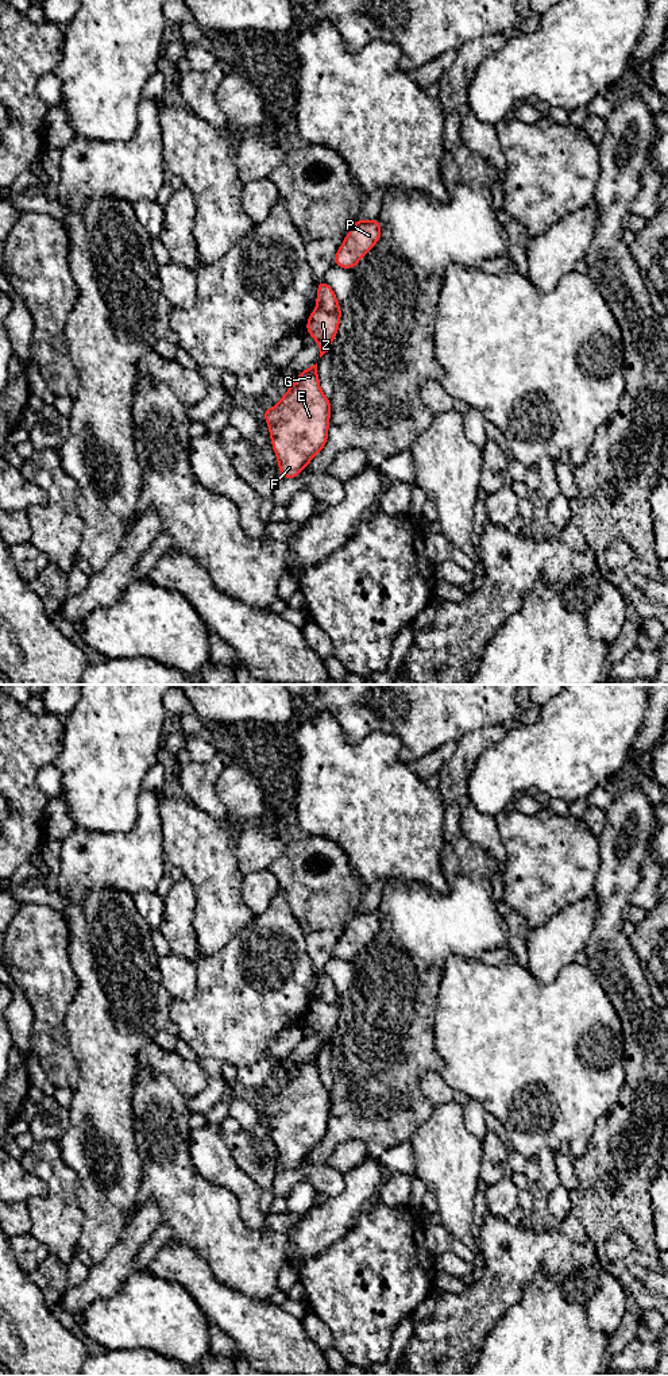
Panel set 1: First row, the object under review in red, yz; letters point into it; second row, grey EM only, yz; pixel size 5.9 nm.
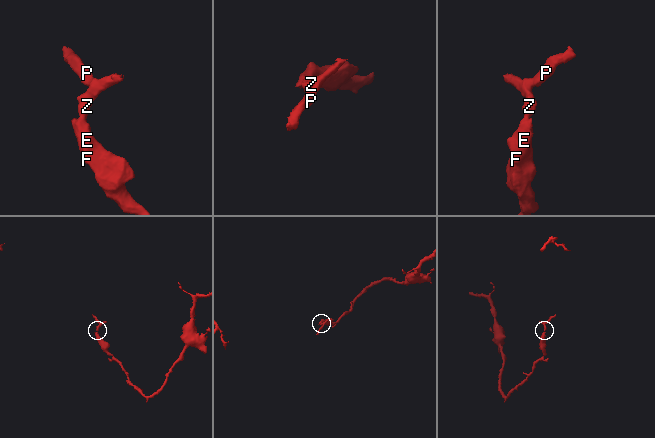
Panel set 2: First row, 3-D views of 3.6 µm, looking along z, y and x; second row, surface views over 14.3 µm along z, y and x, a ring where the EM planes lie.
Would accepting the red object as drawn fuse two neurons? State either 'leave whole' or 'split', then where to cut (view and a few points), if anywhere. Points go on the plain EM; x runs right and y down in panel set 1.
split; cut yz (339, 998), (334, 1002), (317, 999)

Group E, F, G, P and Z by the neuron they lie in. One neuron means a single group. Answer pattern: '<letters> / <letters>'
E F G Z / P

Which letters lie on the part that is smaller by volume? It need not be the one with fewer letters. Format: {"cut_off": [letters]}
{"cut_off": ["P"]}

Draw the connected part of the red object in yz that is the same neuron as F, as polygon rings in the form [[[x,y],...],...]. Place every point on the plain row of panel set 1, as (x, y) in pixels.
[[[317,1055],[305,1060],[274,1099],[265,1099],[282,1169],[298,1169],[328,1132],[331,1091],[320,1080]]]

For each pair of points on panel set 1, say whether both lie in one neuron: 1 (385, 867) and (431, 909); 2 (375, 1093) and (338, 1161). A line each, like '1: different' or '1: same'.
1: different
2: different

